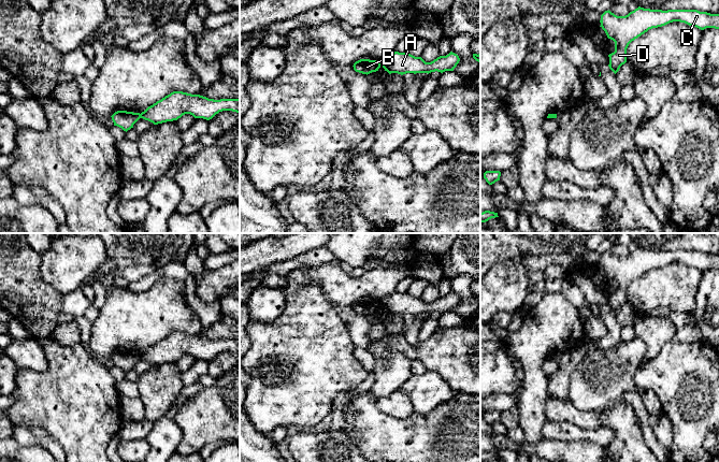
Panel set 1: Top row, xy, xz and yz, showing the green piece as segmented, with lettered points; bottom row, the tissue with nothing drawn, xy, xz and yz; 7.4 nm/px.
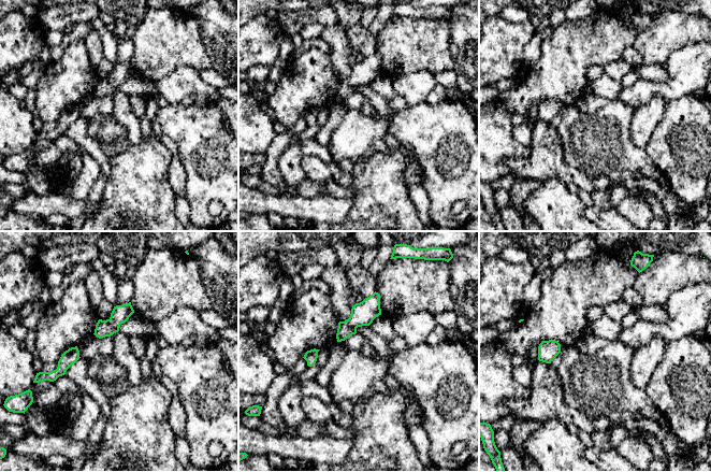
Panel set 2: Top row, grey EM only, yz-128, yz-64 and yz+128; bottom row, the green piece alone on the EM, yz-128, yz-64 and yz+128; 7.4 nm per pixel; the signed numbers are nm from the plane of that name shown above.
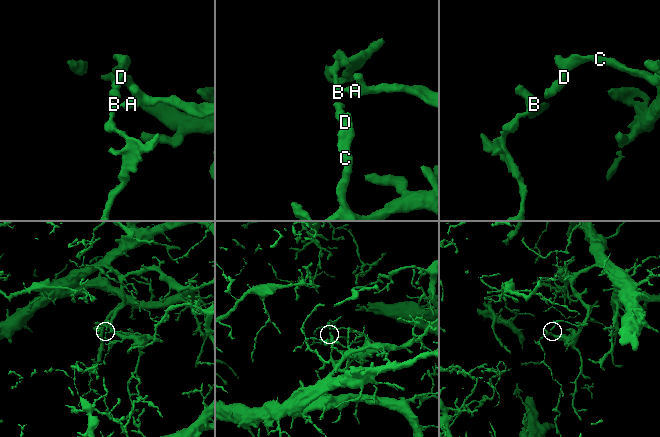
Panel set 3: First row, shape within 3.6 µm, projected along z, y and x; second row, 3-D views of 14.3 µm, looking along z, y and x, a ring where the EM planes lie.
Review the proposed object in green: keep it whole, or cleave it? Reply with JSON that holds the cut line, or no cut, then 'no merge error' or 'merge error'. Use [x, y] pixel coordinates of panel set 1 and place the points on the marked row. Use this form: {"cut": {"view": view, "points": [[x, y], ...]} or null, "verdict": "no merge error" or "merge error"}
{"cut": {"view": "xy", "points": [[140, 114], [141, 117]]}, "verdict": "merge error"}

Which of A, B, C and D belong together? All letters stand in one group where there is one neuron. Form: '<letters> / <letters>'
A C D / B

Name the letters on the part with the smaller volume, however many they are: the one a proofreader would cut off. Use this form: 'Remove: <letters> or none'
Remove: B

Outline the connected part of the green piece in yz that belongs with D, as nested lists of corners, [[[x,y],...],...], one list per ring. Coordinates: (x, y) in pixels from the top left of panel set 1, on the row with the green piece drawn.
[[[638,6],[625,16],[617,16],[609,10],[601,15],[601,28],[615,42],[615,52],[609,54],[609,69],[616,74],[627,62],[629,44],[649,29],[673,21],[685,23],[701,30],[719,29],[719,14],[698,10],[650,10]]]

